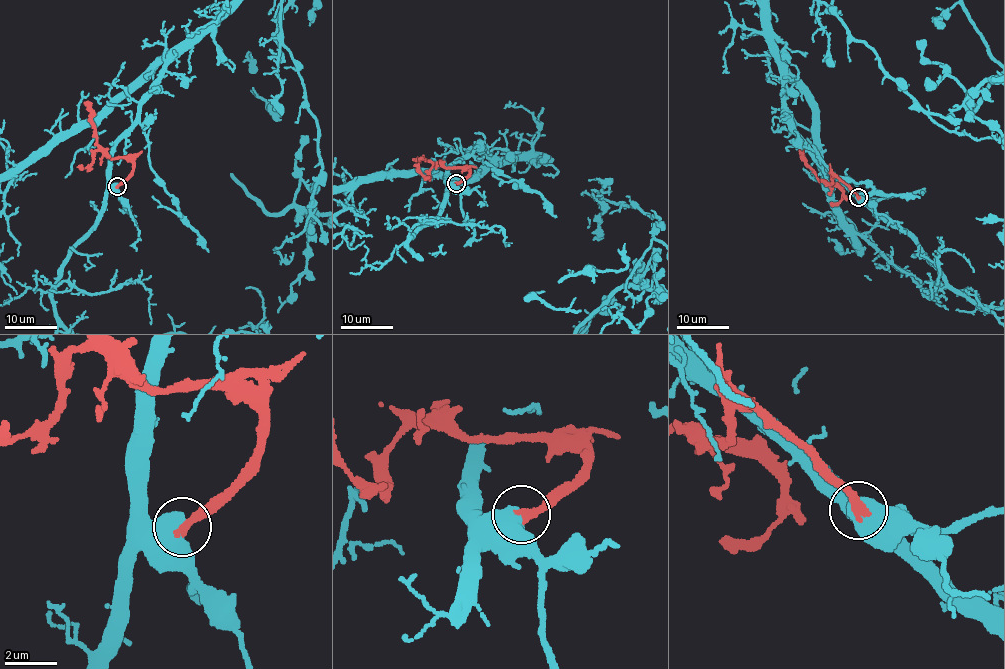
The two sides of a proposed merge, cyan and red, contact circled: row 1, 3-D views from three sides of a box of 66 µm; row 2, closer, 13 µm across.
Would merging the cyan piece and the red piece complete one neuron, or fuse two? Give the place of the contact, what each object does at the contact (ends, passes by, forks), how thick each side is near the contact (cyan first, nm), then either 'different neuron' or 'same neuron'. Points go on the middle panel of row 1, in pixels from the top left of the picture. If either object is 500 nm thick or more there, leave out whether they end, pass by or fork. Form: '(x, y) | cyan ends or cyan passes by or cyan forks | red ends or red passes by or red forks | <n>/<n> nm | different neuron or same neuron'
(456, 183) | 800/340 nm | different neuron

